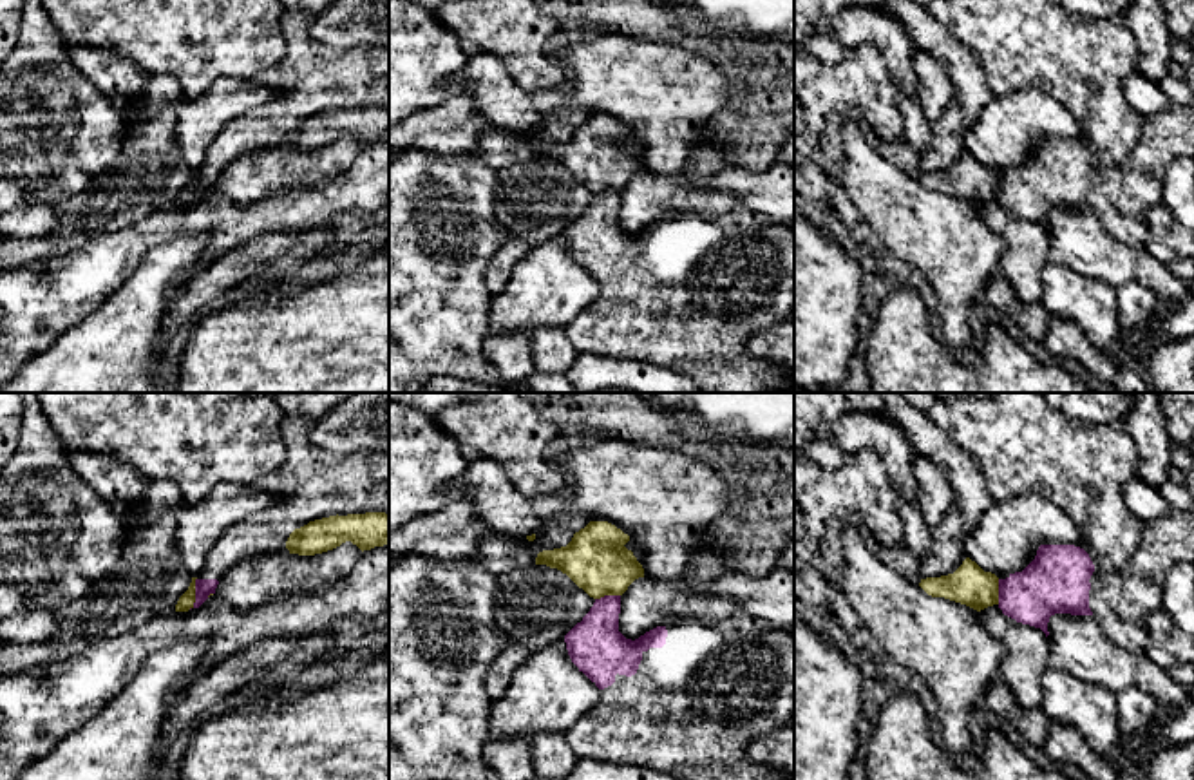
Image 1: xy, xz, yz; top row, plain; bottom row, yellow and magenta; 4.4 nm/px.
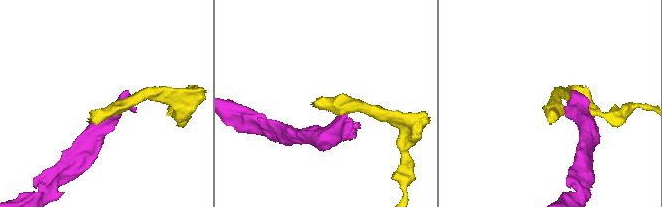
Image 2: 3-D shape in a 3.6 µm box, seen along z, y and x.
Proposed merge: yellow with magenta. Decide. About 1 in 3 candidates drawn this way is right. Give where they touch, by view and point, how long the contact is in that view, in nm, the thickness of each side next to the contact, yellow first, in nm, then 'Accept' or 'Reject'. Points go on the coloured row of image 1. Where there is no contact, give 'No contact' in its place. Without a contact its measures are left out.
Touches yellow at xy (194, 594). Shared border 150 nm. Thickness 70 nm (yellow) against 80 nm. Reject

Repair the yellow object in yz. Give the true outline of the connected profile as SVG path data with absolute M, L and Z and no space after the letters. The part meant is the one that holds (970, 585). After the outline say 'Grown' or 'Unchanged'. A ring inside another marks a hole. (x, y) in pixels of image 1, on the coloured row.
M970 557L953 574L921 579L919 586L932 597L944 597L977 612L999 604L999 577Z. Unchanged

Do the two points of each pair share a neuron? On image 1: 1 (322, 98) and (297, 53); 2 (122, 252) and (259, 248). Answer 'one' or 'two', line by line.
1: one
2: two

